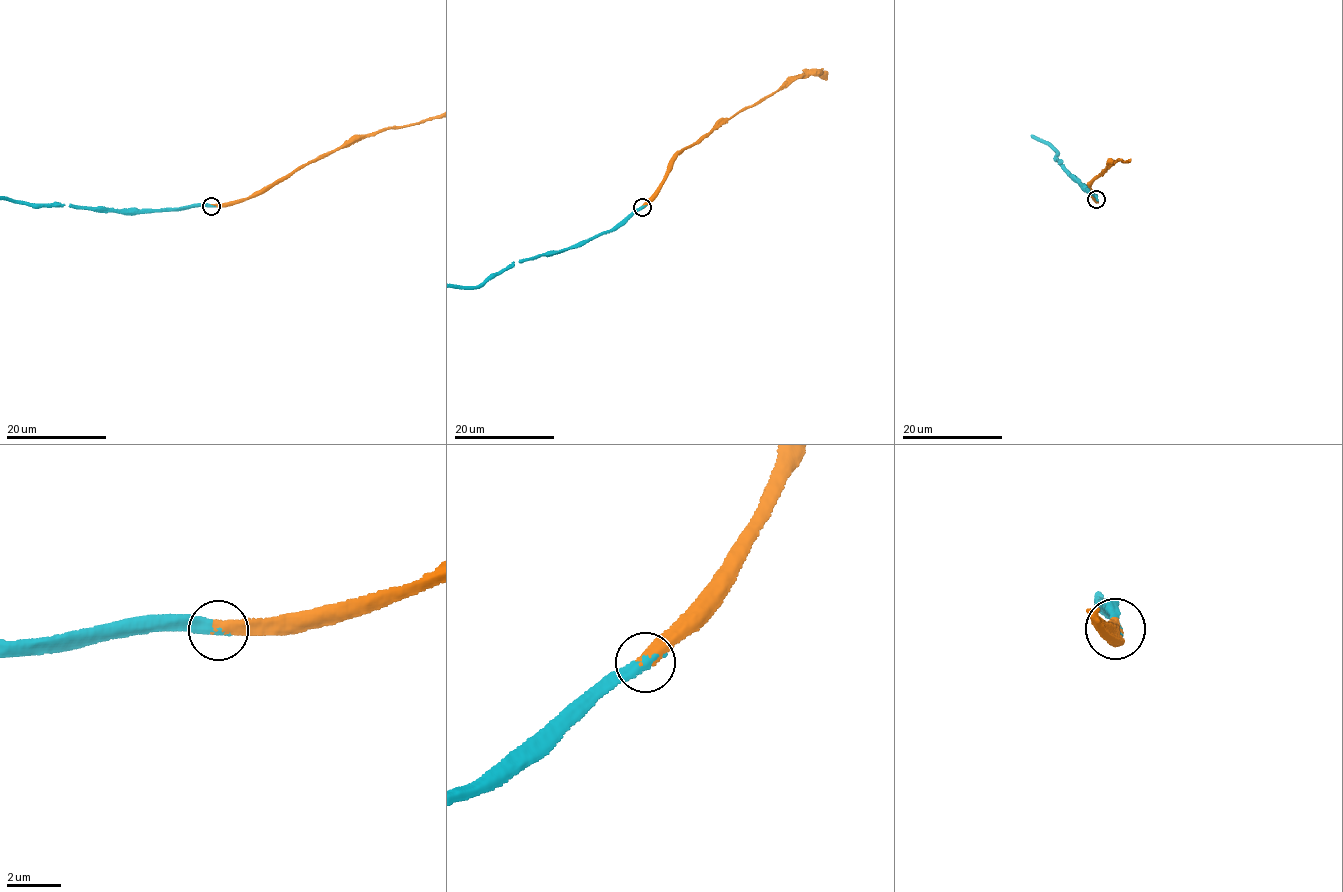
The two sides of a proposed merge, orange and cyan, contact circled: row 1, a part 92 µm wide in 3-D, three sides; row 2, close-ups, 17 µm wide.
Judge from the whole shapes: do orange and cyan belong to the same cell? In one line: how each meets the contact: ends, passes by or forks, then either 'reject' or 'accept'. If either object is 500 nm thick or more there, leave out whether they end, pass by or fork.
orange ends; cyan ends; accept

